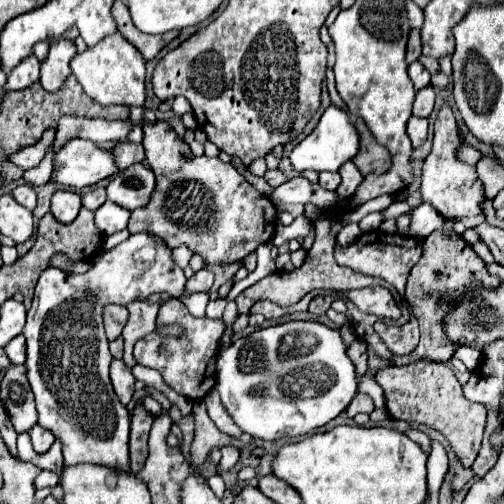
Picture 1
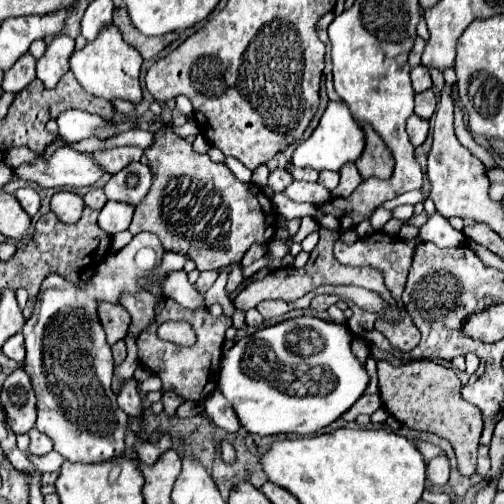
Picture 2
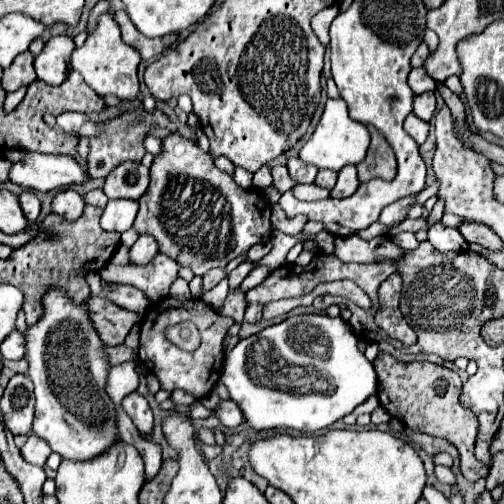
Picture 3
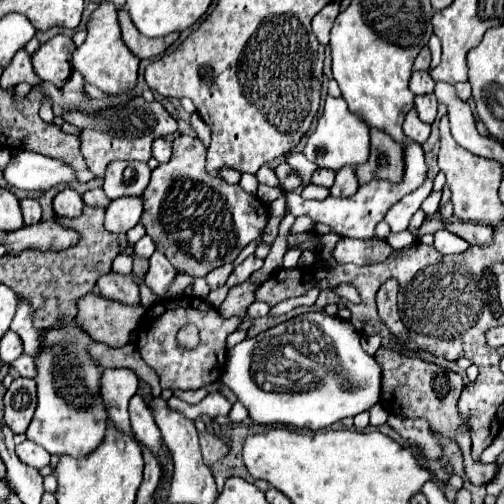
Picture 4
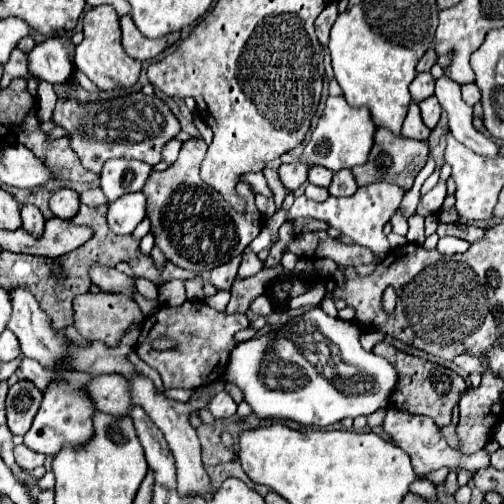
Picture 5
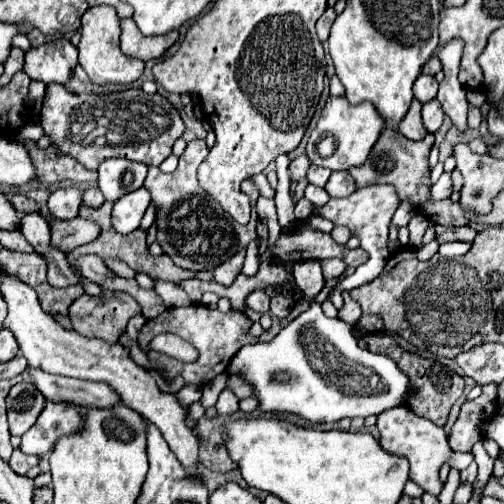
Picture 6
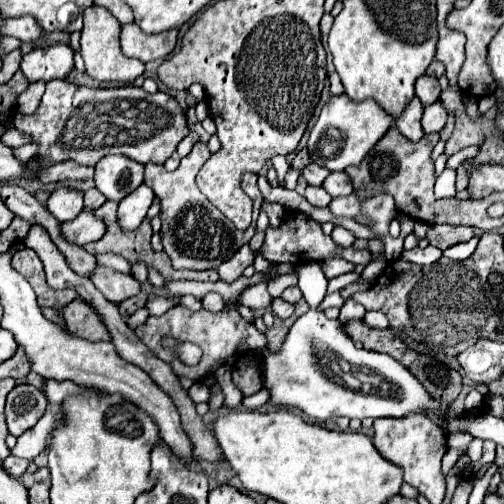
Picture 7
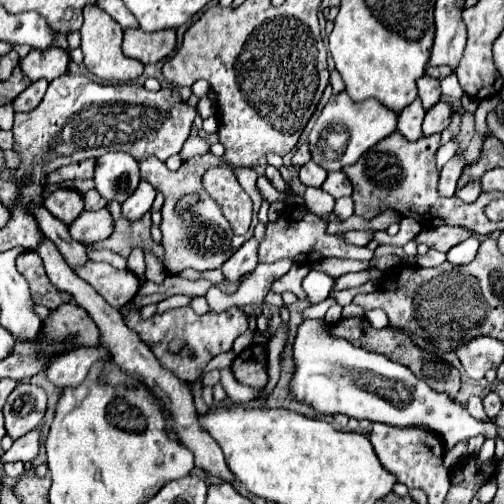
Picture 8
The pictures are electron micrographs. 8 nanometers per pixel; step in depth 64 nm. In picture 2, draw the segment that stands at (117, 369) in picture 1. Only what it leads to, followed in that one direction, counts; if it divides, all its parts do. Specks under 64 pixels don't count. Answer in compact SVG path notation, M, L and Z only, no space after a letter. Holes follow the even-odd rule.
M126 384L124 386L124 392L120 392L118 396L118 406L130 416L130 418L140 418L142 414L142 398L138 394L138 388L134 384Z

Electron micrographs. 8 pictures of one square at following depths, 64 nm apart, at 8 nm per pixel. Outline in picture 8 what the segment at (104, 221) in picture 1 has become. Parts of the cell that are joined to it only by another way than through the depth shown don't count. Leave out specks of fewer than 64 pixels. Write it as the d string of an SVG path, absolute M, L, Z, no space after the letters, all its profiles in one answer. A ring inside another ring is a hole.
M142 180L138 184L136 192L122 204L124 216L128 216L128 220L138 220L140 216L144 216L152 208L154 196L156 196L156 190L148 182Z

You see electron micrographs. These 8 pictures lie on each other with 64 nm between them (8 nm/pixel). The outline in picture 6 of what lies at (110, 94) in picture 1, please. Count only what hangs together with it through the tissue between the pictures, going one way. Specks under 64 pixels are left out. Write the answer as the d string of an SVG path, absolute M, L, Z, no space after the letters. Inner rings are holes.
M94 6L88 8L82 16L82 28L80 28L82 40L78 46L78 62L82 64L82 68L86 70L88 78L96 84L132 84L134 80L138 80L142 76L144 70L144 62L136 60L136 58L128 58L122 50L120 50L120 18L116 16L114 8L108 6Z

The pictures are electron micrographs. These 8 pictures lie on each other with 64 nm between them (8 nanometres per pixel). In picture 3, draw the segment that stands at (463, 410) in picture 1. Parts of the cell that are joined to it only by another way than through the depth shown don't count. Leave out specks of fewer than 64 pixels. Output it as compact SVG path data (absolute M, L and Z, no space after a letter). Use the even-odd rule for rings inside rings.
M384 352L376 356L374 368L378 374L378 398L390 416L398 418L400 422L404 422L408 428L416 432L424 432L452 442L460 452L460 470L466 480L476 482L488 476L490 464L486 464L484 468L484 464L474 458L478 420L470 410L462 408L458 402L462 380L454 370L448 370L432 362L418 362L418 360L406 364Z

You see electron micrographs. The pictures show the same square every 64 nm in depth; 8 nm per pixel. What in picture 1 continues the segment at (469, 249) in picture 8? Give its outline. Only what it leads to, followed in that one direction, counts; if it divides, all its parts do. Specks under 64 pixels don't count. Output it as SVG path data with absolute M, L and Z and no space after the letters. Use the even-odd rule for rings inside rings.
M420 204L416 210L412 210L412 224L410 224L410 234L418 236L420 240L424 240L426 236L430 236L436 230L442 230L446 224L446 220L440 216L440 212L436 212L436 208L432 204Z

